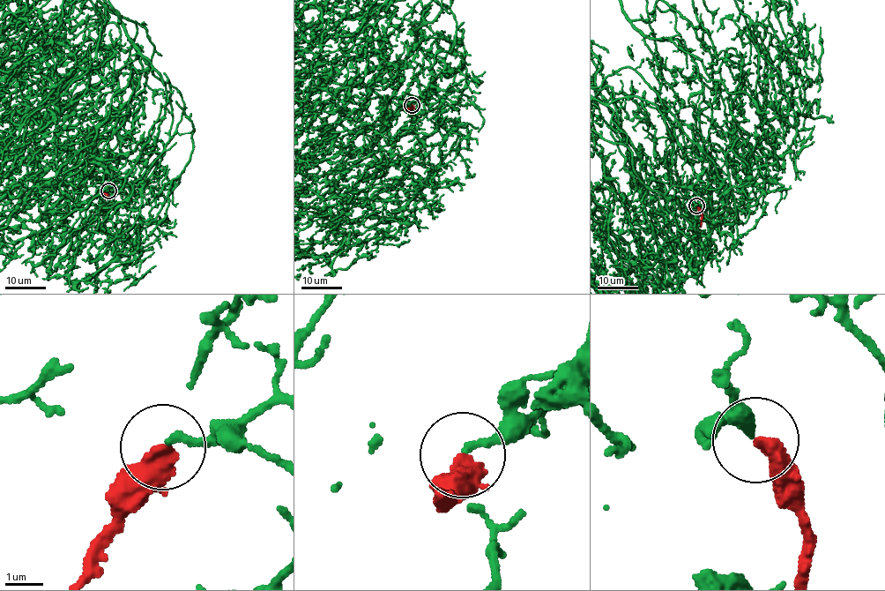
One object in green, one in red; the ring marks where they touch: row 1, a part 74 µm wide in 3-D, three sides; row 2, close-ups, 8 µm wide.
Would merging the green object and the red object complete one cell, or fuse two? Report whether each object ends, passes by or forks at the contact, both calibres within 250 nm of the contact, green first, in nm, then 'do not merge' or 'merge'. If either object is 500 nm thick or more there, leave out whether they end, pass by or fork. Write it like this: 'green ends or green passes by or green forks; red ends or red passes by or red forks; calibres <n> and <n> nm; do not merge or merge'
green ends; red ends; calibres 190 and 460 nm; merge

